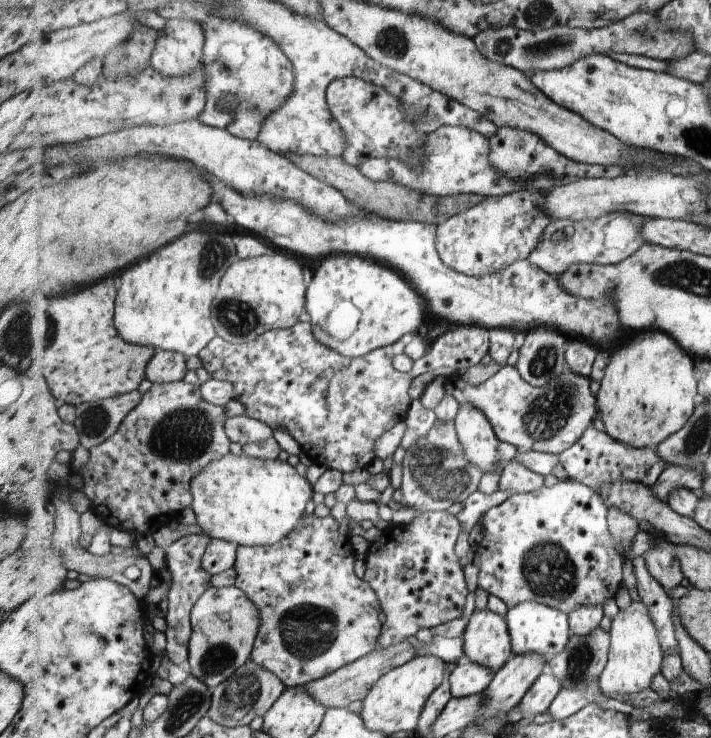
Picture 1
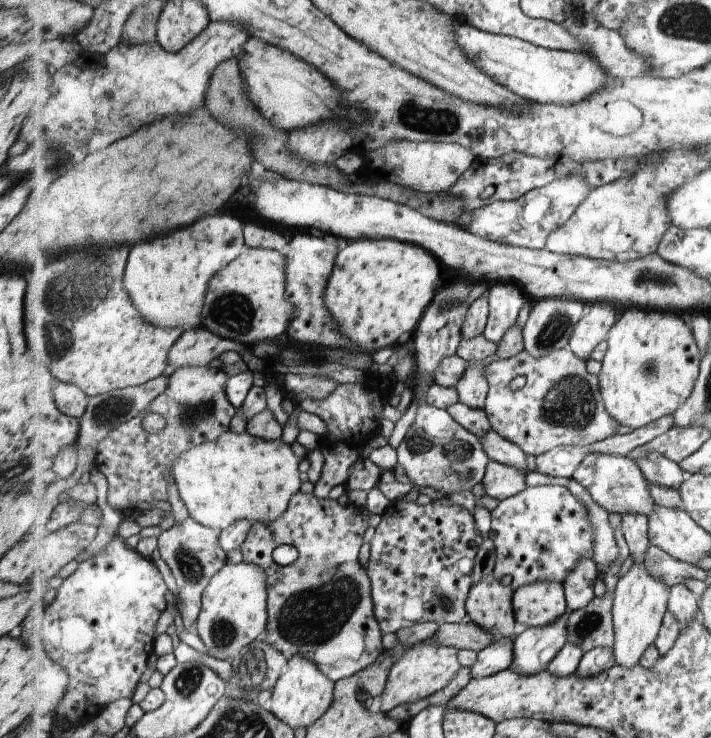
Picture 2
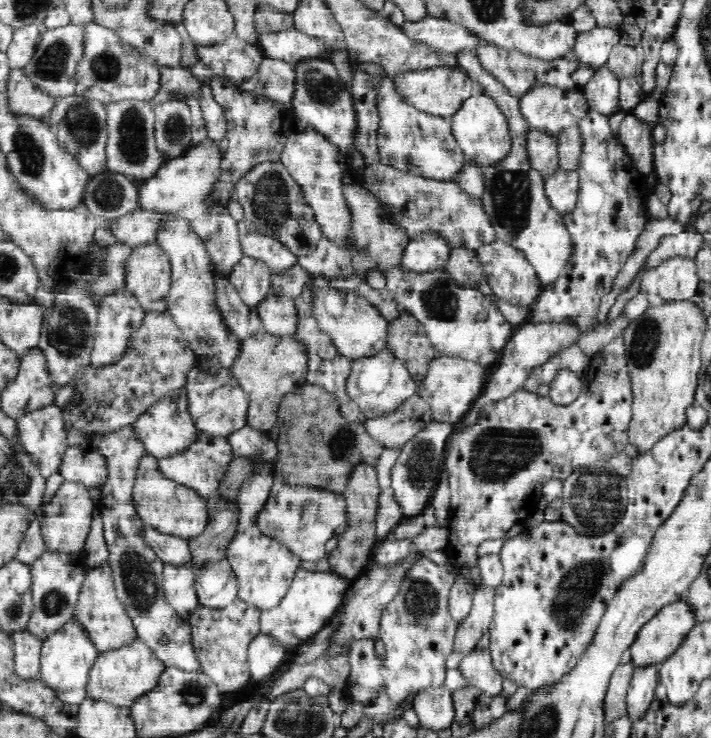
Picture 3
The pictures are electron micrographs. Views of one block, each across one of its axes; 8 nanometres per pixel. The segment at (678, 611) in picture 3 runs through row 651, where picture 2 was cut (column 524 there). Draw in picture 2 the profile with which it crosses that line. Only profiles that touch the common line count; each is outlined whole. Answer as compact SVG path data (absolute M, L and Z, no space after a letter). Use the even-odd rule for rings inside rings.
M566 613L549 627L529 627L514 640L514 660L510 670L532 676L548 670L550 663L568 644Z

